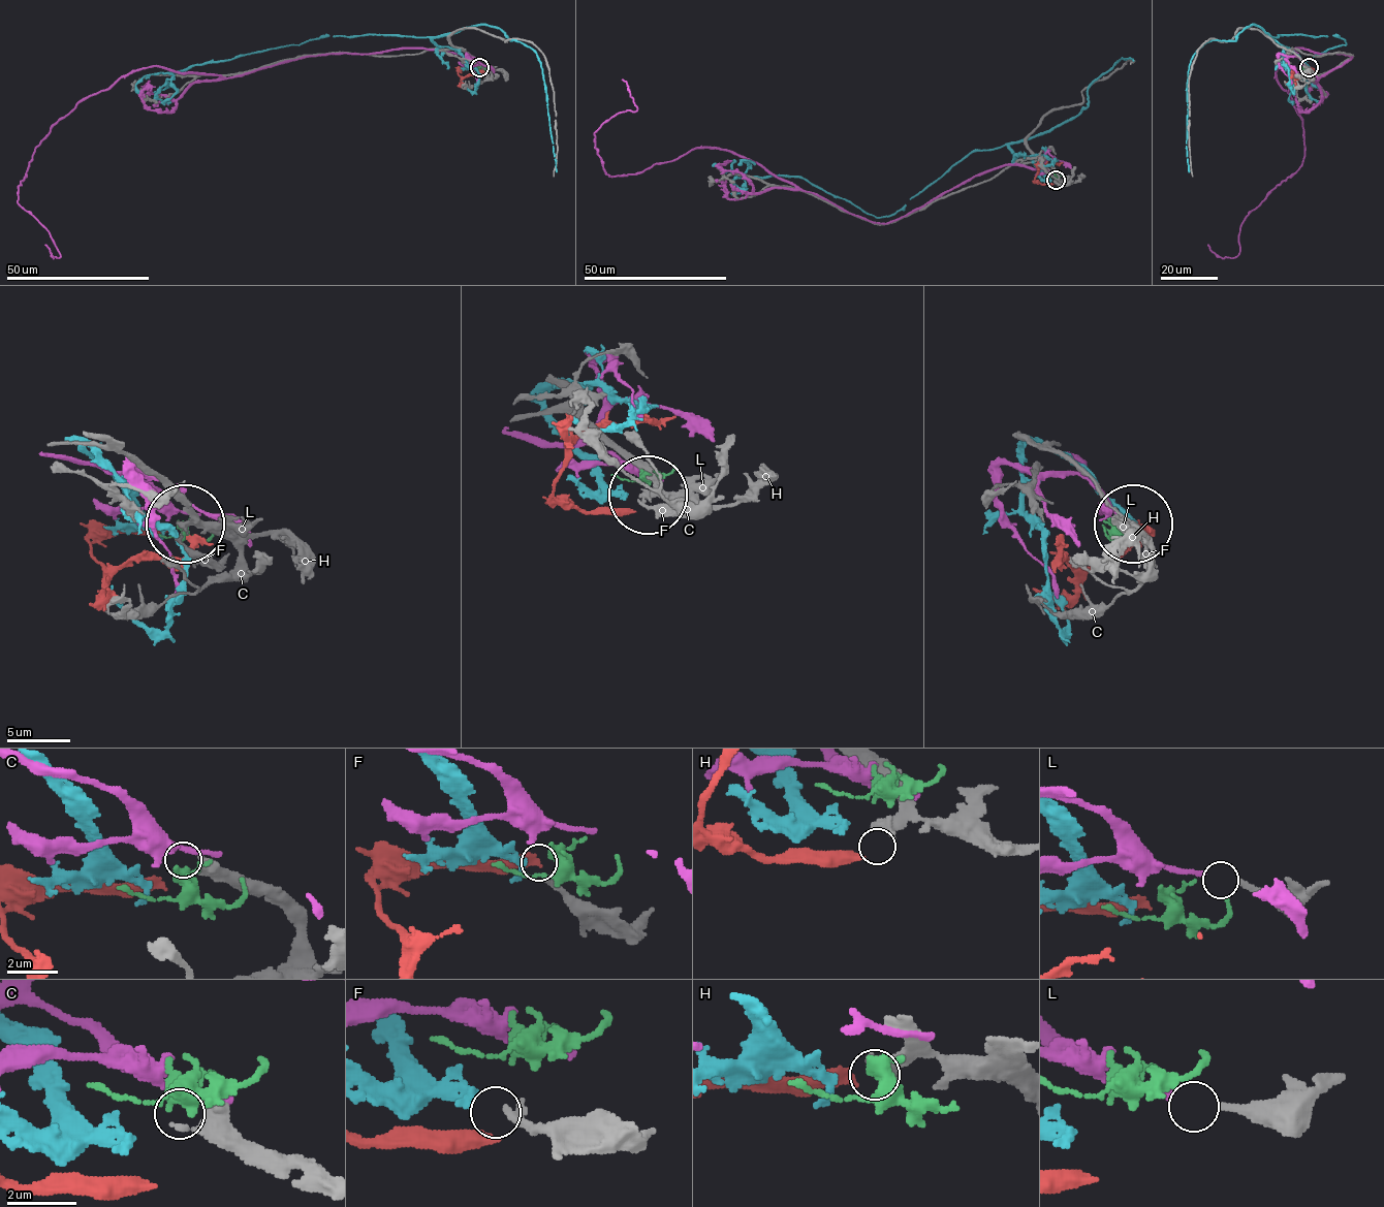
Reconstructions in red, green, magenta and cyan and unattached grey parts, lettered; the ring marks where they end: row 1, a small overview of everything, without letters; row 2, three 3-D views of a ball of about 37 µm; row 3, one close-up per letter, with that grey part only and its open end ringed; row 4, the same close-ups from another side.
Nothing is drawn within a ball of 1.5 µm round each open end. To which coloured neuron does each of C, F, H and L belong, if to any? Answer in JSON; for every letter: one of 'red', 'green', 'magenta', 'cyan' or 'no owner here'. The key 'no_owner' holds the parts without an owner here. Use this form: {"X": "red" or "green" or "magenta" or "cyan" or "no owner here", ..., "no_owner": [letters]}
{"C": "no owner here", "F": "cyan", "H": "red", "L": "magenta", "no_owner": ["C"]}

